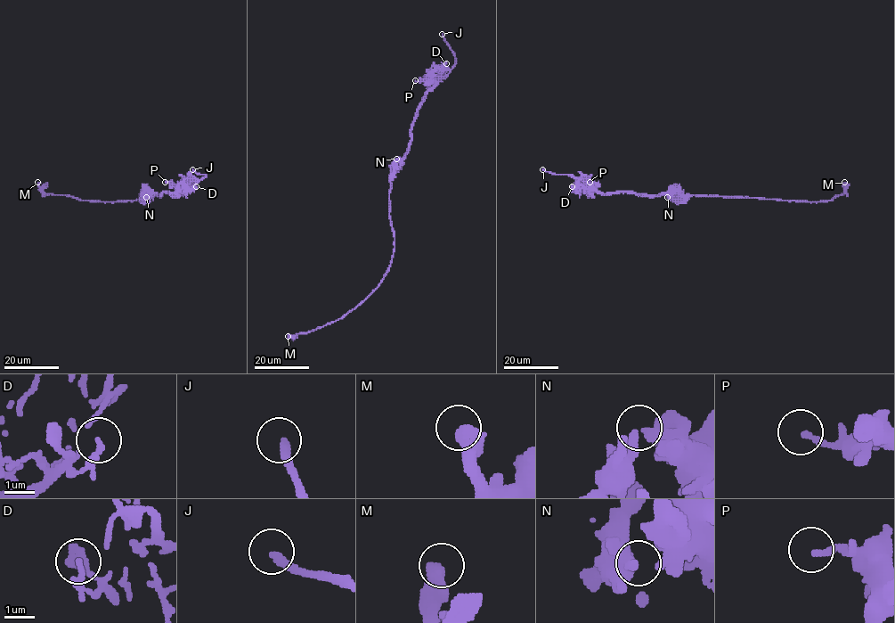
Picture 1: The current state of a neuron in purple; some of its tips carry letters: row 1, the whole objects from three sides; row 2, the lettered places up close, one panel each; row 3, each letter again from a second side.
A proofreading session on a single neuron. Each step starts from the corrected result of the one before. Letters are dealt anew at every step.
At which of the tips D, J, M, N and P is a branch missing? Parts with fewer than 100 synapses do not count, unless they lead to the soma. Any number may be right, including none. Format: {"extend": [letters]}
{"extend": ["J"]}

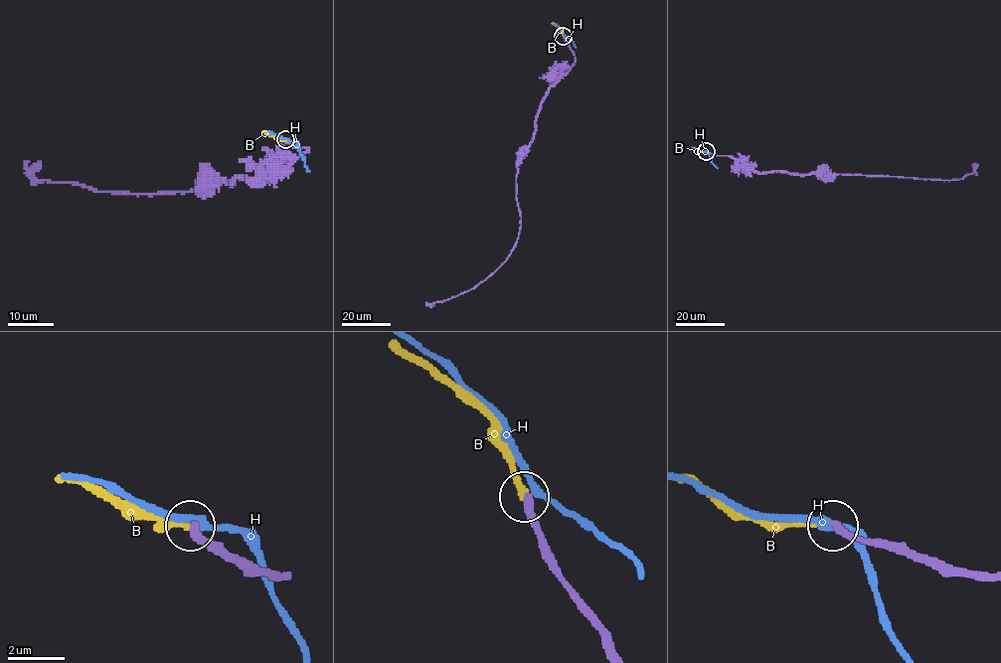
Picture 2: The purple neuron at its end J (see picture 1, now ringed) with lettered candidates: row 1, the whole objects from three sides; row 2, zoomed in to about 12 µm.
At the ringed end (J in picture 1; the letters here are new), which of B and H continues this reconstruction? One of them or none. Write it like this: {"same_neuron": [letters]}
{"same_neuron": ["B"]}

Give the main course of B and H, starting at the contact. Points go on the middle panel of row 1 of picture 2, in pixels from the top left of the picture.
B: (564, 36), (552, 23)
H: (564, 36), (576, 47)

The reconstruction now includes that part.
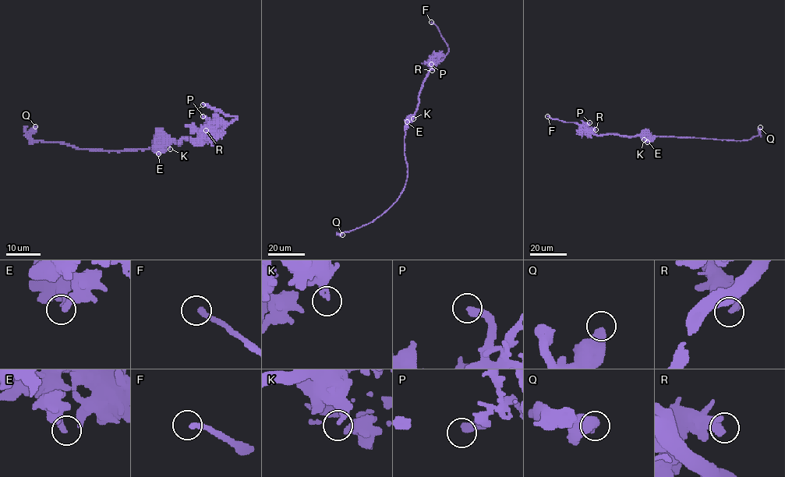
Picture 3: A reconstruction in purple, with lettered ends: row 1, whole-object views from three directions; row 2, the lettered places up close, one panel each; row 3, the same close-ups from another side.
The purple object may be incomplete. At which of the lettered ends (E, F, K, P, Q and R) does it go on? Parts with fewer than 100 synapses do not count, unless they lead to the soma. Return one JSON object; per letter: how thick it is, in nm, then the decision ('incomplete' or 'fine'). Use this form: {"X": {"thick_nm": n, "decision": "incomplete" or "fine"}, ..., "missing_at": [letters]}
{"E": {"thick_nm": 320, "decision": "fine"}, "F": {"thick_nm": 260, "decision": "incomplete"}, "K": {"thick_nm": 260, "decision": "fine"}, "P": {"thick_nm": 400, "decision": "fine"}, "Q": {"thick_nm": 440, "decision": "fine"}, "R": {"thick_nm": 420, "decision": "fine"}, "missing_at": ["F"]}

